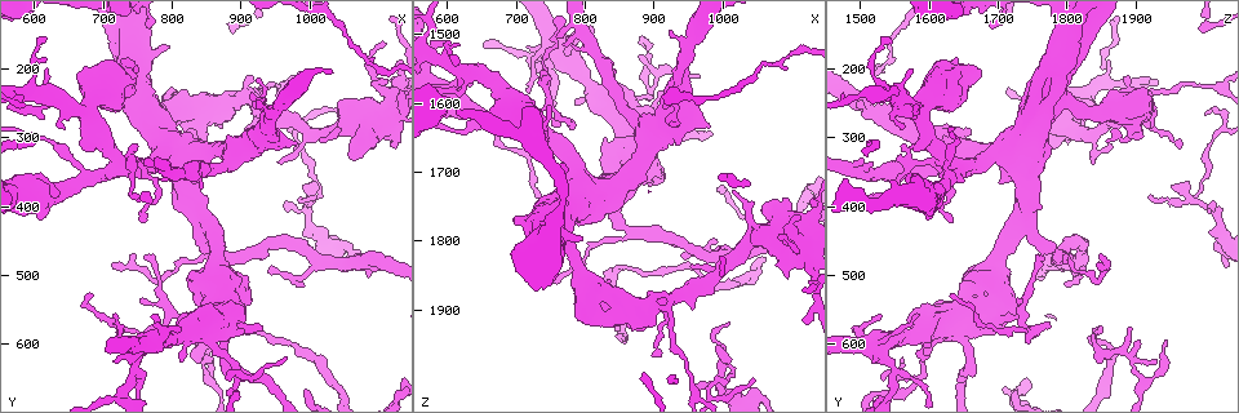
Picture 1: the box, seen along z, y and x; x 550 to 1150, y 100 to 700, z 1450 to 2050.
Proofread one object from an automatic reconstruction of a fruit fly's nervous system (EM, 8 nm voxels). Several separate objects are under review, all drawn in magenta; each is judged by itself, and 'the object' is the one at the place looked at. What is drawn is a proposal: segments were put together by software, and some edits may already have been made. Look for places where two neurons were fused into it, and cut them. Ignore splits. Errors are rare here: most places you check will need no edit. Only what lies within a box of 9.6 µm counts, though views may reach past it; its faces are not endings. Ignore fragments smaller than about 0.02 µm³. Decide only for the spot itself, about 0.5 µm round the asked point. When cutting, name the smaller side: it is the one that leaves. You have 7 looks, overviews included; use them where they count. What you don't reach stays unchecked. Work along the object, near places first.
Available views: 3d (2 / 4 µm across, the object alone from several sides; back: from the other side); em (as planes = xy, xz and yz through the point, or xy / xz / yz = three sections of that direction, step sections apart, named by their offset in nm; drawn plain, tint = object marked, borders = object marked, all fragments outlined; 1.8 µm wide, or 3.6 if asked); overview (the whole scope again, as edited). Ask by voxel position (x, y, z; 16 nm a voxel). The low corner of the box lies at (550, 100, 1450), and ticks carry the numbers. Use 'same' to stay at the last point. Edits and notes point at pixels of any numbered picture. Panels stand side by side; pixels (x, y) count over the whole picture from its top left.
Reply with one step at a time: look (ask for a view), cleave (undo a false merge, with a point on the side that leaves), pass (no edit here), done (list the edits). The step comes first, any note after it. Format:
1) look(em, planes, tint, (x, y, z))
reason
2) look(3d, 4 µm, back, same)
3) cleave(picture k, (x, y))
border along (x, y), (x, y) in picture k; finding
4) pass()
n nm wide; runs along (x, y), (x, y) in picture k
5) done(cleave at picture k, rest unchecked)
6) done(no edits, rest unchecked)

look(3d, 4 µm, (995, 390, 1985))
branch point

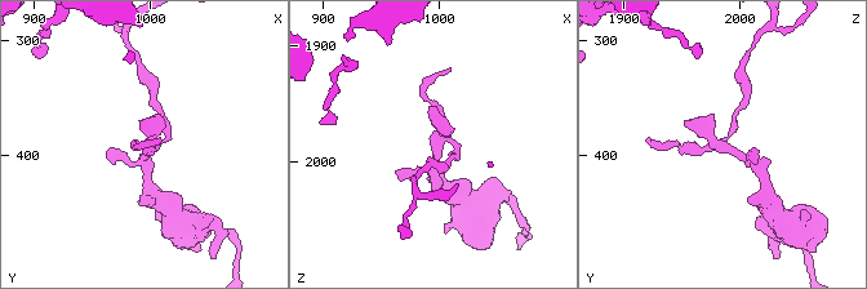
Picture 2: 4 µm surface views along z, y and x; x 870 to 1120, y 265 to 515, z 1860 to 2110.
look(em, planes, borders, (998, 394, 1986))
need the tissue

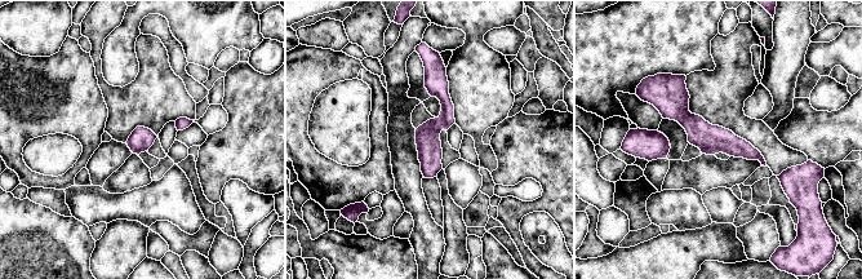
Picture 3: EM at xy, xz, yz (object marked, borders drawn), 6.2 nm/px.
cleave(picture 3, (427, 136))
the part that leaves runs along (679, 79), (679, 110), (706, 137), (758, 156) in picture 3; a second neuron is stuck on

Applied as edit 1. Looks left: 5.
look(3d, 4 µm, (915, 245, 1885))
branch point

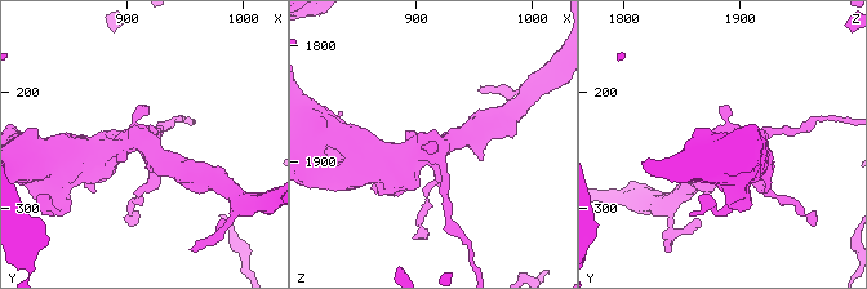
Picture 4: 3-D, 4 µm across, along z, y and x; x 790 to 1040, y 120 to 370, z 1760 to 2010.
look(em, xz, step 16, tint, (914, 242, 1892))
now the EM

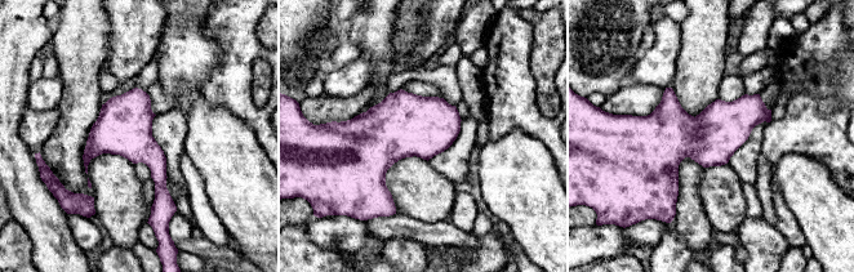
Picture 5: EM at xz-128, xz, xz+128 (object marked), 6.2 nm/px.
look(em, planes, tint, same)

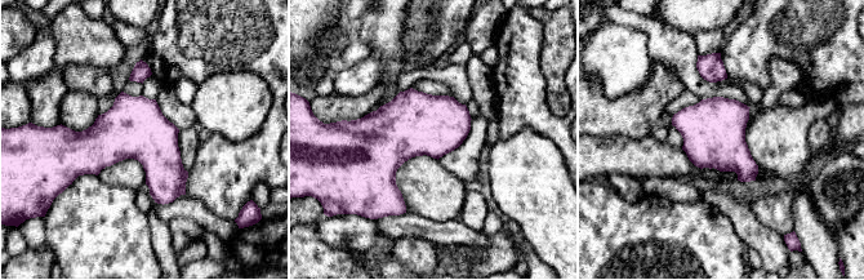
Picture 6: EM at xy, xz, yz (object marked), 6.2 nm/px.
pass()
all the same neuron

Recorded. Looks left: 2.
look(3d, 4 µm, (1060, 280, 1795))
thick turns thin

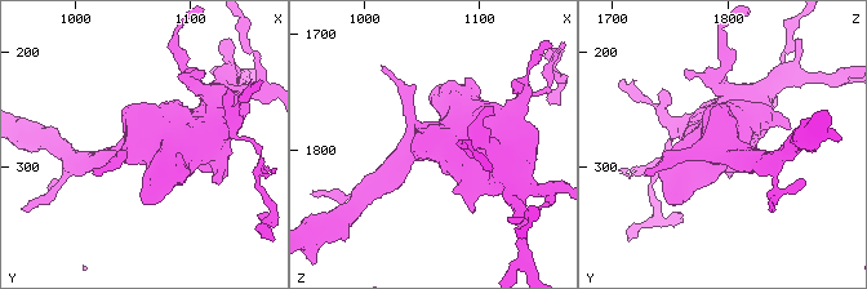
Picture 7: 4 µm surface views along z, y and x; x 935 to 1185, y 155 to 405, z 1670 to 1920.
look(em, 3.6 µm, planes, tint, (1060, 274, 1792))
now the EM

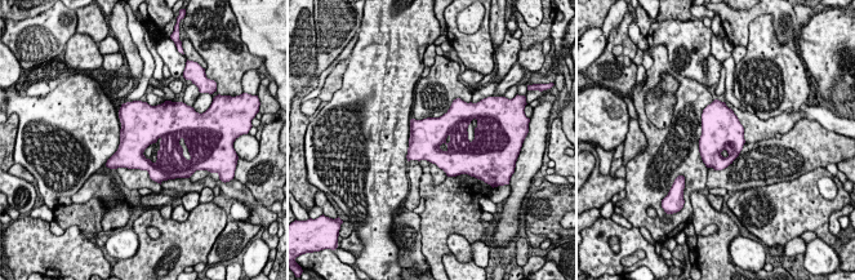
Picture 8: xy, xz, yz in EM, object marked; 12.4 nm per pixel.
pass()
all the same neuron

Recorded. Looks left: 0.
done(cleave at picture 3, rest unchecked)

